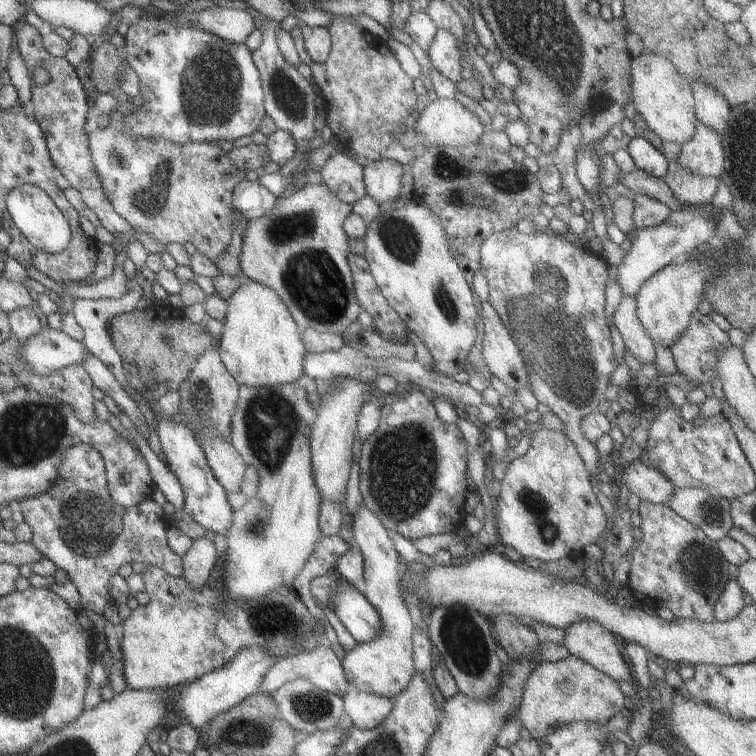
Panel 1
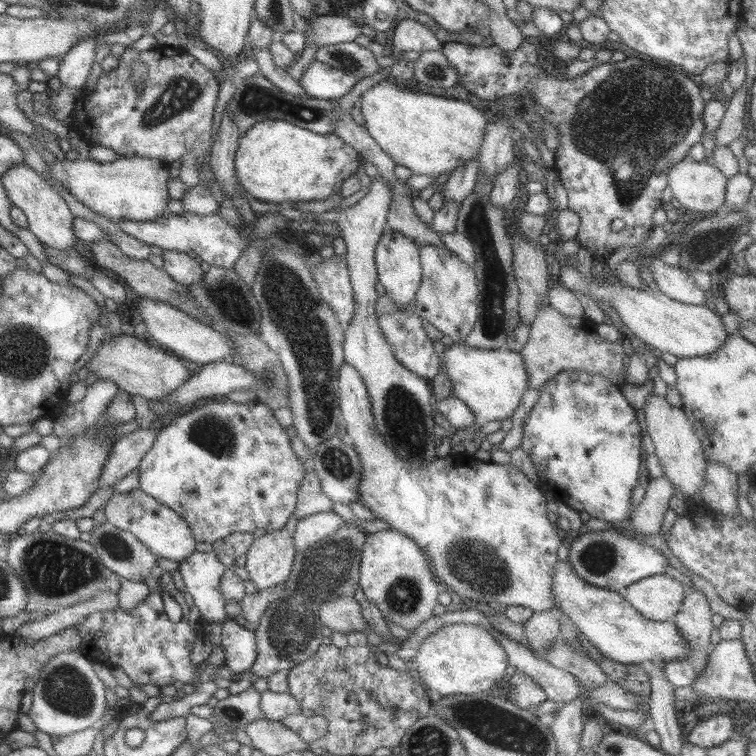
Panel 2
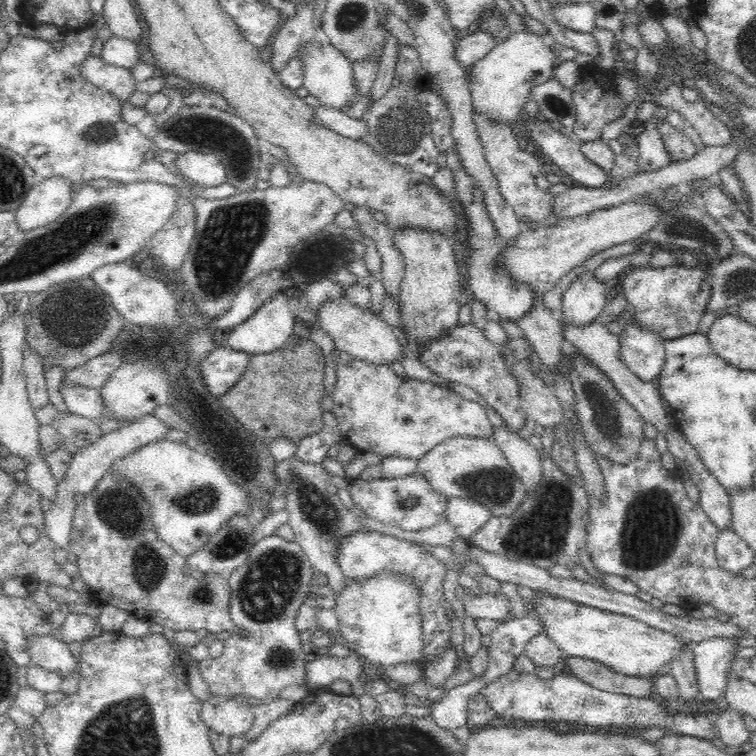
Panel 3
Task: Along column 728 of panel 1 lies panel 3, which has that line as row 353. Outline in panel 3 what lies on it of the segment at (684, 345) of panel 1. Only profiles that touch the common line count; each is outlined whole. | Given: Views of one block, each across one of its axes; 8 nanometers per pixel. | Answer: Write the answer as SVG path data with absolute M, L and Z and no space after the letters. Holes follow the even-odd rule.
M344 352L338 356L338 380L333 403L332 412L338 420L339 429L347 436L350 445L358 452L376 452L383 458L411 458L418 461L436 444L452 436L487 439L492 437L493 425L488 421L483 404L464 400L458 393L450 392L429 381L413 380L395 374L391 367L361 362Z

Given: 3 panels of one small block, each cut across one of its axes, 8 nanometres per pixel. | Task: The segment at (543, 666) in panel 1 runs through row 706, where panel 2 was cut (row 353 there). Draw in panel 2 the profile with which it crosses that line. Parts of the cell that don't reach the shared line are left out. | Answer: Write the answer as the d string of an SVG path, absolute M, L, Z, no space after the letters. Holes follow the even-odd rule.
M547 304L538 308L528 328L527 341L518 354L523 359L529 389L539 389L559 372L585 372L609 379L613 384L624 383L624 354L620 340L608 342L601 339L593 324L565 317Z

